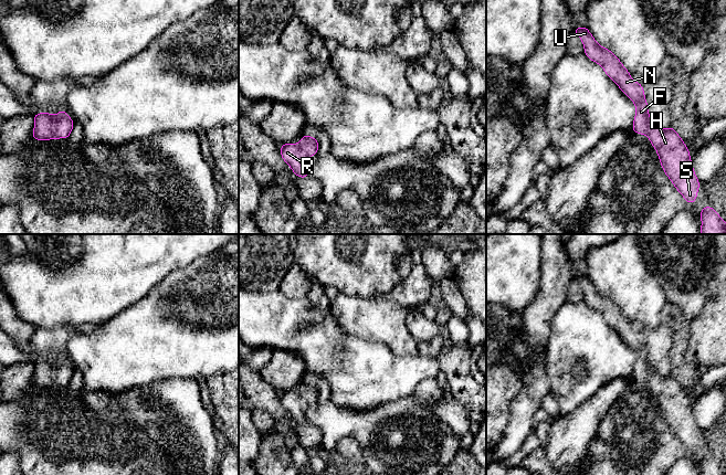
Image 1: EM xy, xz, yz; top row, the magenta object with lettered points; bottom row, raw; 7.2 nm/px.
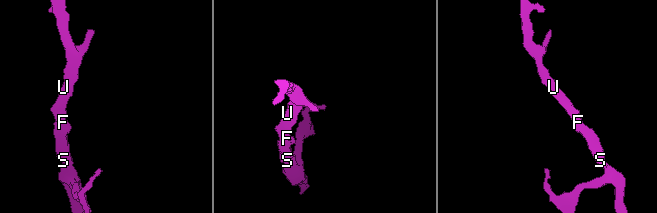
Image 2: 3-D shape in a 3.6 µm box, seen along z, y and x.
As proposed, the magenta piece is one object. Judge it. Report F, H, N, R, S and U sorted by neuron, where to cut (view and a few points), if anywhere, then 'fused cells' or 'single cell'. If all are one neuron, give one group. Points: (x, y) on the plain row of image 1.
groups F H N R S U; cut none; single cell

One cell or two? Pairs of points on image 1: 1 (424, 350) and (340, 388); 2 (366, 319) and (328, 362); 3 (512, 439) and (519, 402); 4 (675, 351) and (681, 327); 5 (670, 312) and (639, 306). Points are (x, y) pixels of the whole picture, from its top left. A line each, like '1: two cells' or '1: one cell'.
1: two cells
2: two cells
3: one cell
4: one cell
5: two cells

